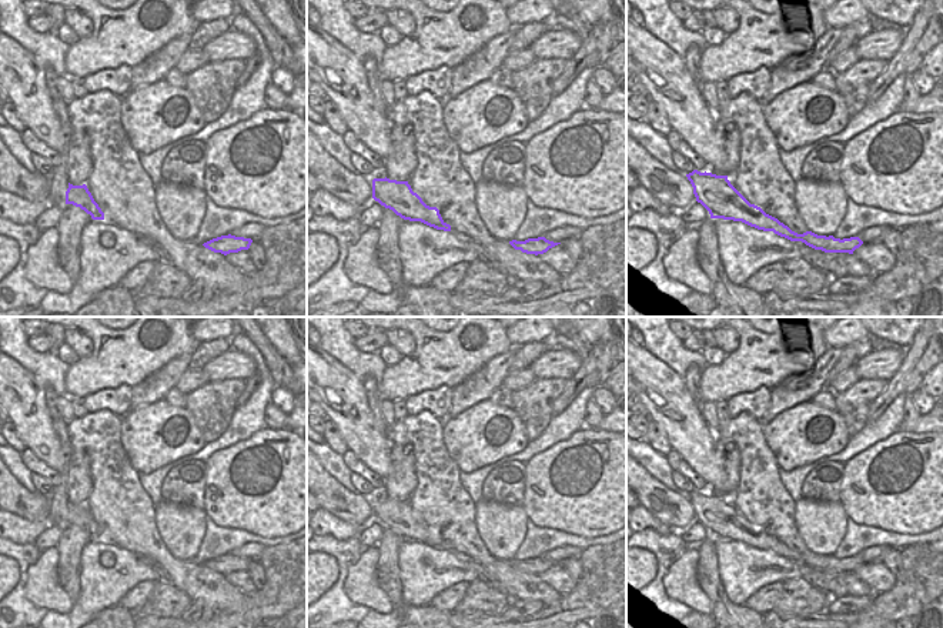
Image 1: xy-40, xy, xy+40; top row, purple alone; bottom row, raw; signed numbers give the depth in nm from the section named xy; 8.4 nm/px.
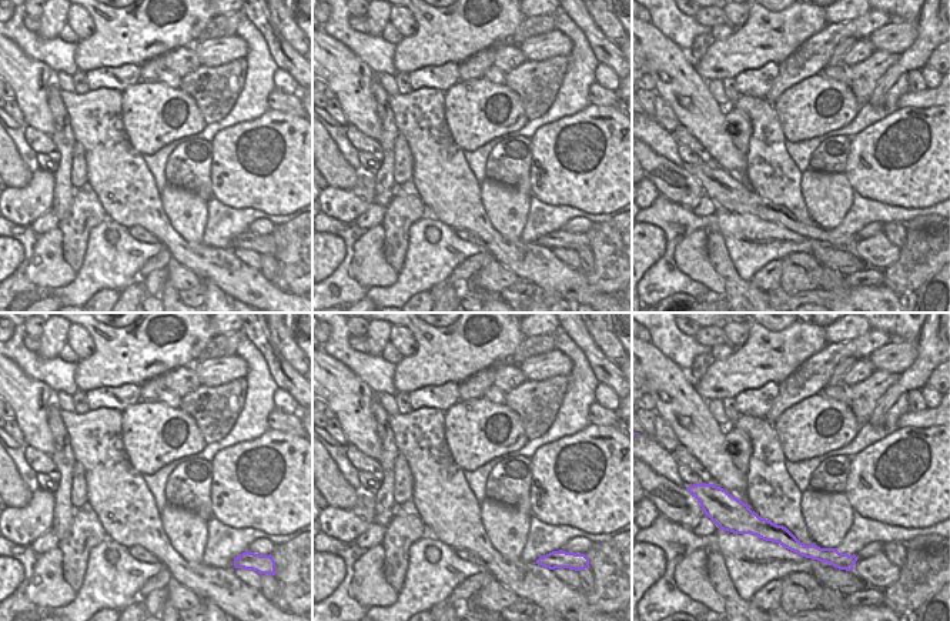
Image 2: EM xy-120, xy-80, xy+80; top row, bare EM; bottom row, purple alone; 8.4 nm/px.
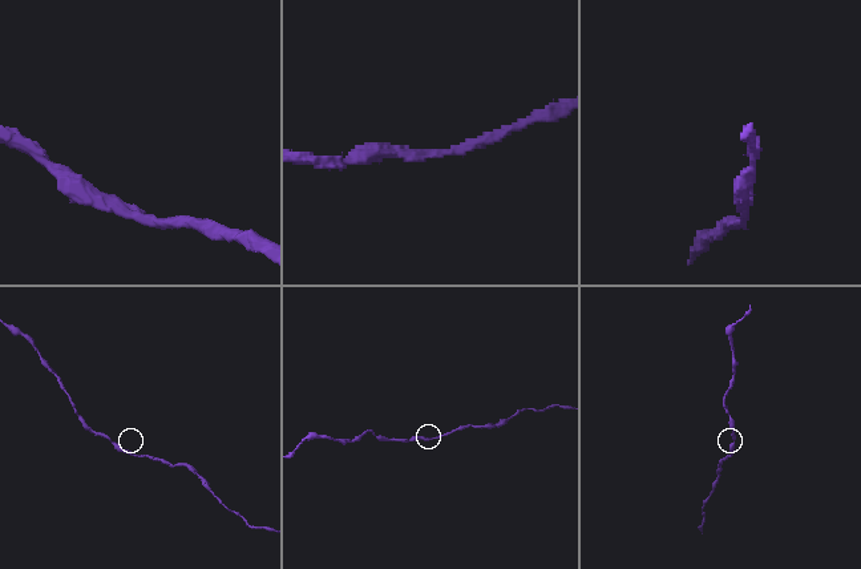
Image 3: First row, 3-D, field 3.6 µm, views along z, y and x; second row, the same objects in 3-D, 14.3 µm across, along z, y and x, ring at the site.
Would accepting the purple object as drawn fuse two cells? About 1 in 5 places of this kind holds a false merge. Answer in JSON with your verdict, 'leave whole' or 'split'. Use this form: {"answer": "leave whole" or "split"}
{"answer": "leave whole"}

